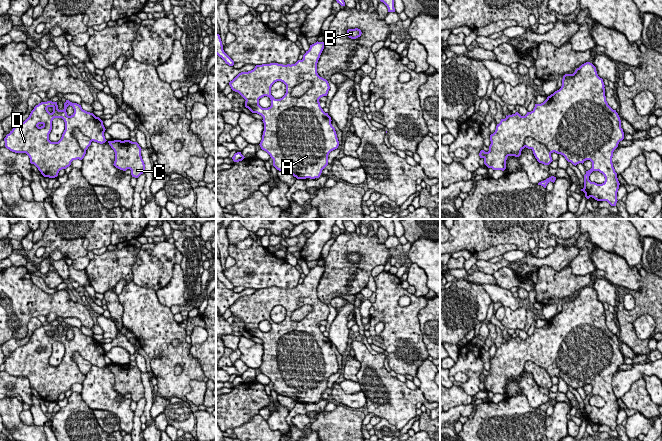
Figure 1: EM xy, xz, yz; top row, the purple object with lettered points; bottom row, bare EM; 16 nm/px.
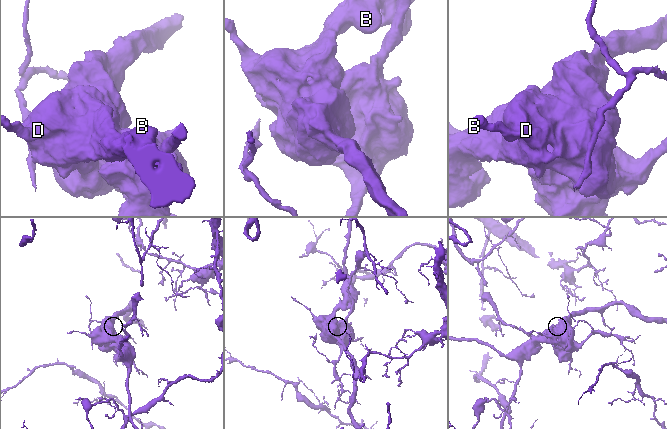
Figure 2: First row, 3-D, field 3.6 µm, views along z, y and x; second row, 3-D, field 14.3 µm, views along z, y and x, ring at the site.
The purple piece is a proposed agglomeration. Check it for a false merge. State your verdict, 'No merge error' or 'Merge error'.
No merge error

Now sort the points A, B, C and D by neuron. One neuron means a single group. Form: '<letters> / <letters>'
A B C D

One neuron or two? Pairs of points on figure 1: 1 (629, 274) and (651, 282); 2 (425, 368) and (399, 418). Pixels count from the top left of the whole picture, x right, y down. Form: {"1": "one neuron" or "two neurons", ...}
{"1": "two neurons", "2": "two neurons"}

